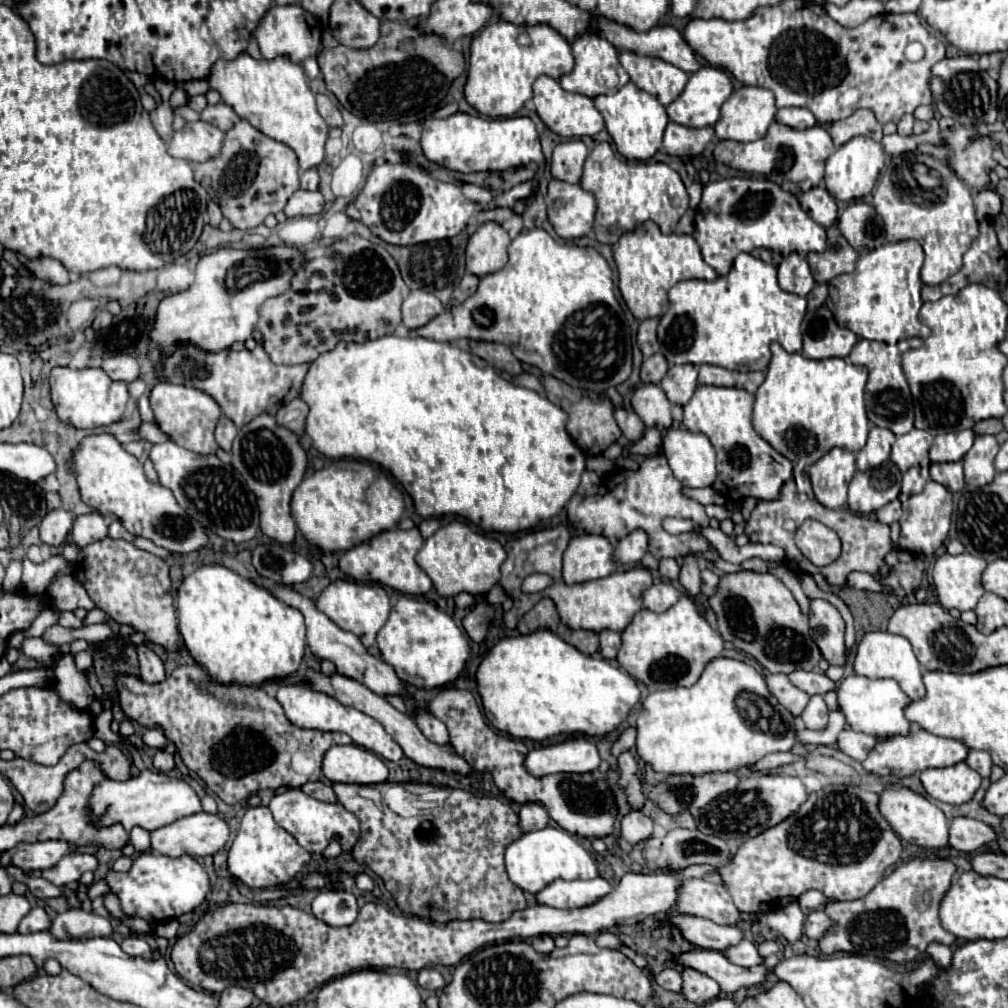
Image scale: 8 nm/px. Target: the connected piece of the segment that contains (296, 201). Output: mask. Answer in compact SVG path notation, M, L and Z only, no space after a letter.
M295 191L287 205L285 215L287 217L303 217L303 215L319 215L323 211L323 195L319 191Z

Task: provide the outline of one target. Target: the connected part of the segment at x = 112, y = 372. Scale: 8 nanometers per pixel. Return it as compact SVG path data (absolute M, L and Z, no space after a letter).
M113 355L103 359L101 369L111 377L111 379L121 379L131 383L133 379L139 377L139 365L137 359L133 359L131 355Z

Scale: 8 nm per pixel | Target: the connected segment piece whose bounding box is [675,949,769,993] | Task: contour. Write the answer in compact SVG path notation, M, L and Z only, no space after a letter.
M689 951L675 955L675 961L683 967L693 967L711 979L715 979L723 993L735 993L741 987L753 987L763 985L767 981L769 969L765 965L757 967L739 967L731 963L723 953L719 951Z

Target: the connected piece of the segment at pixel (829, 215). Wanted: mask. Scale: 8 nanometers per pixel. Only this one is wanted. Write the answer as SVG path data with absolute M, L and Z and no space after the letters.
M813 187L801 193L799 203L805 207L805 211L809 211L809 217L813 217L823 227L831 227L837 221L835 199L825 187Z

